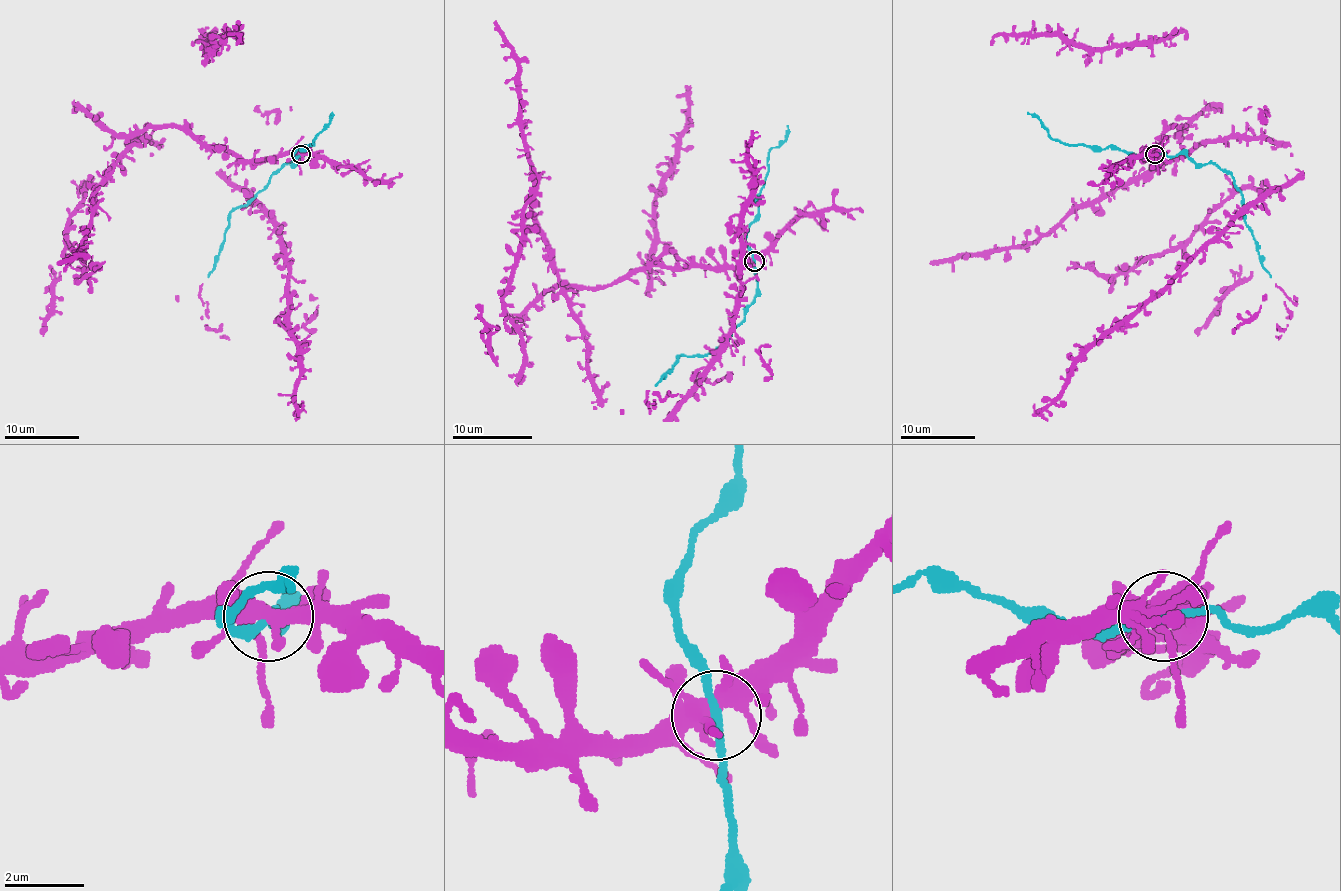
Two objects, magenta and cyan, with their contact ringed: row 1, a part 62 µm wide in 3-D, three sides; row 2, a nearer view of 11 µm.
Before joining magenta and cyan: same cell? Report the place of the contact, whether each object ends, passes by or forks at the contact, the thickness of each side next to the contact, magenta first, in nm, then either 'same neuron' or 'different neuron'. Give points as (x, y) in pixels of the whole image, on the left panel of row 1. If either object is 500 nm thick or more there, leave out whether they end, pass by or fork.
(300, 154) | magenta forks | cyan passes by | 400/170 nm | same neuron

